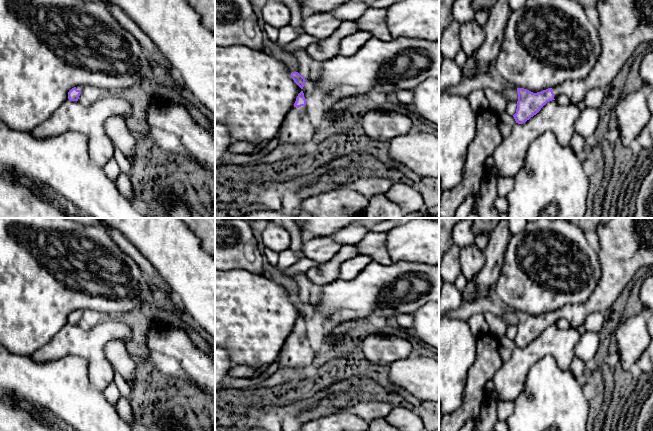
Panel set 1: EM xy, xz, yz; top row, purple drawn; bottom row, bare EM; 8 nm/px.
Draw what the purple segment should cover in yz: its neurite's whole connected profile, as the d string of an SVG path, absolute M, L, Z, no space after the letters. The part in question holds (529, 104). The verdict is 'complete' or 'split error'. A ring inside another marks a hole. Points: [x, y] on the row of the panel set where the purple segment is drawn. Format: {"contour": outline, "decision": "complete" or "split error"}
{"contour": "M599 0L597 11L601 53L593 69L585 79L566 80L554 88L541 92L533 93L524 88L517 88L517 109L513 115L516 123L525 123L536 115L547 102L556 100L560 95L567 96L571 104L577 105L583 101L589 90L594 88L603 90L607 87L638 46L641 44L653 46L653 0Z", "decision": "split error"}

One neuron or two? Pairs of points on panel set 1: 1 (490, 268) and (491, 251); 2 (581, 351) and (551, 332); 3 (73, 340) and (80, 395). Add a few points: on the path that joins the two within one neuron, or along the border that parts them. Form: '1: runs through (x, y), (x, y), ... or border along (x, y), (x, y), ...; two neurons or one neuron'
1: runs through (491, 264), (491, 255); one neuron
2: border along (581, 334), (574, 350), (574, 356); two neurons
3: border along (52, 360), (80, 356), (87, 361), (88, 376); two neurons

